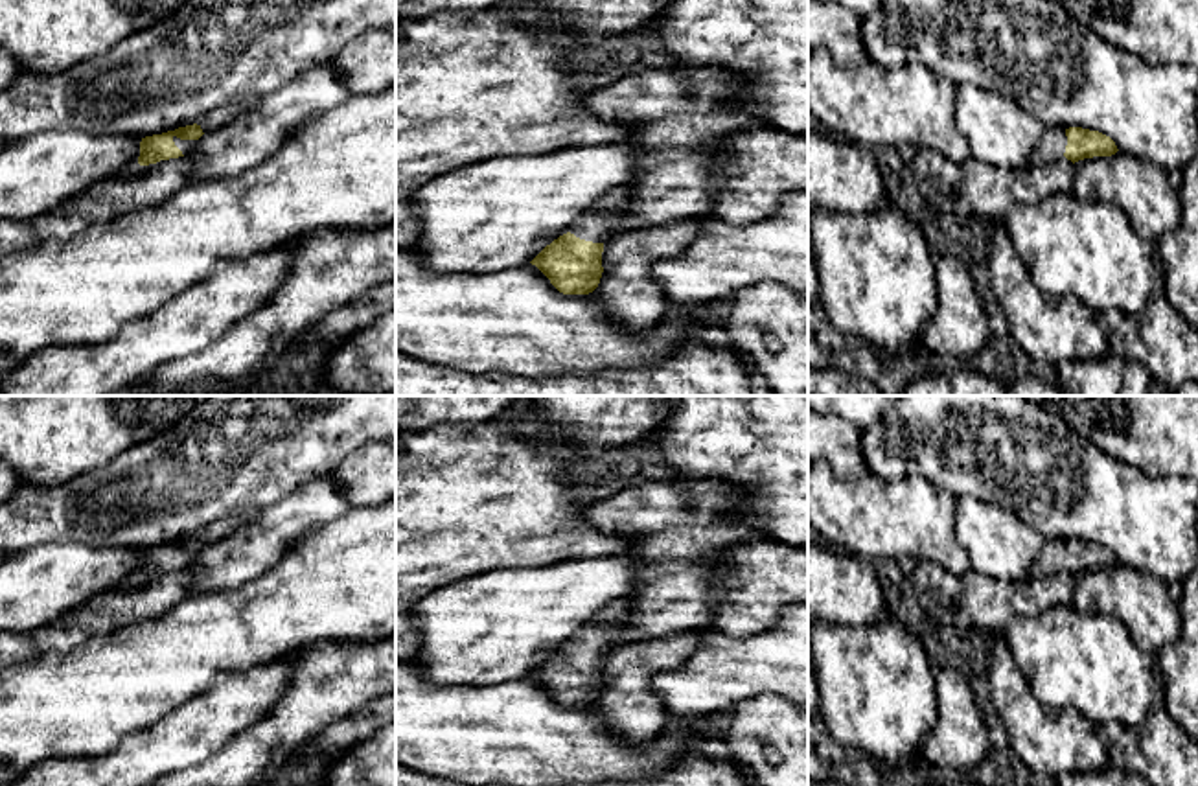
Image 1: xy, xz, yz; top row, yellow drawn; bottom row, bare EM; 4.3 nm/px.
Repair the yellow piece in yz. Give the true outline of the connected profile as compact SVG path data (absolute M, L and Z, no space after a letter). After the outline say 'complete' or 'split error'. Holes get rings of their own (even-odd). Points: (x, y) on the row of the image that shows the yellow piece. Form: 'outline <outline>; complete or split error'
outline M1047 127L1038 149L1031 156L1031 168L1051 164L1062 156L1075 164L1084 158L1112 156L1117 151L1115 142L1099 131Z; split error

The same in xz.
outline M633 184L600 201L530 263L563 295L593 293L604 272L604 243L613 236L615 221L626 215L631 193Z; split error

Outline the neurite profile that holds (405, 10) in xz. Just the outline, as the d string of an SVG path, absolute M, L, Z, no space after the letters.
M396 0L396 22L418 22L434 15L475 15L497 9L501 0Z

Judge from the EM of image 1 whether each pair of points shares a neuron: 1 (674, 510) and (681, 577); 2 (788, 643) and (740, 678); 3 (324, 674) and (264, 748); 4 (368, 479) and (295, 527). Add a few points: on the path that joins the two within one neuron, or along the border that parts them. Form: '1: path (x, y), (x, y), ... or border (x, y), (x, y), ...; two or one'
1: path (674, 527), (674, 560); one
2: path (777, 654), (768, 663), (751, 667); one
3: path (319, 693), (282, 729); one
4: border (330, 475), (354, 505); two

